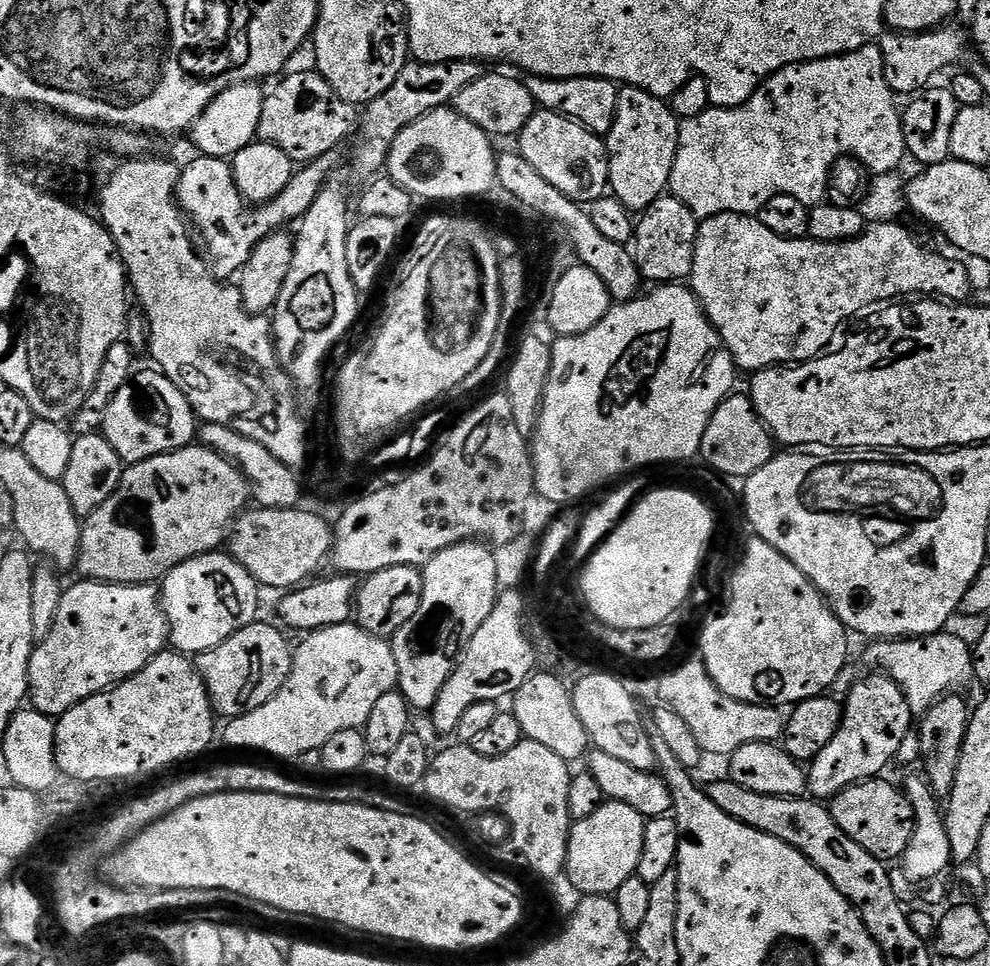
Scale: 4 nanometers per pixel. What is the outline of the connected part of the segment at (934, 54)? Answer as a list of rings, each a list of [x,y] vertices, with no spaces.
[[[941,26],[930,32],[898,32],[888,30],[881,35],[878,43],[882,50],[882,60],[886,66],[886,82],[893,92],[916,94],[925,86],[931,85],[932,80],[943,68],[951,69],[964,55],[970,52],[970,40],[953,26]]]

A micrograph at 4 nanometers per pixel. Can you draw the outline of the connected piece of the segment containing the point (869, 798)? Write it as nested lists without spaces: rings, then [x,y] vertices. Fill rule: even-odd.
[[[877,778],[864,780],[861,784],[851,784],[846,790],[832,797],[830,811],[842,832],[854,842],[858,842],[863,850],[885,862],[899,861],[910,846],[911,836],[915,830],[915,814],[905,793],[884,779]]]

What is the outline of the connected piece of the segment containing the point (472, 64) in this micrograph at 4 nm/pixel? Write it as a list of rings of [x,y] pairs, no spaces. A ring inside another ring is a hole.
[[[409,59],[408,65],[398,74],[394,86],[386,90],[374,102],[370,102],[363,109],[362,119],[358,124],[358,137],[360,141],[356,144],[356,149],[352,152],[352,164],[362,175],[372,178],[376,172],[385,167],[388,162],[388,155],[392,149],[394,138],[406,126],[410,126],[418,118],[422,118],[426,113],[433,112],[435,108],[443,108],[451,105],[452,100],[458,94],[458,90],[466,90],[470,82],[478,82],[486,74],[483,63],[474,60],[455,60],[445,64],[423,64],[421,60]]]

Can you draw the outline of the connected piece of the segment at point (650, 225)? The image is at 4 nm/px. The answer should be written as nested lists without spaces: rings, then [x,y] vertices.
[[[659,196],[639,217],[634,237],[634,255],[641,277],[653,285],[675,284],[691,277],[700,220],[677,196]]]

